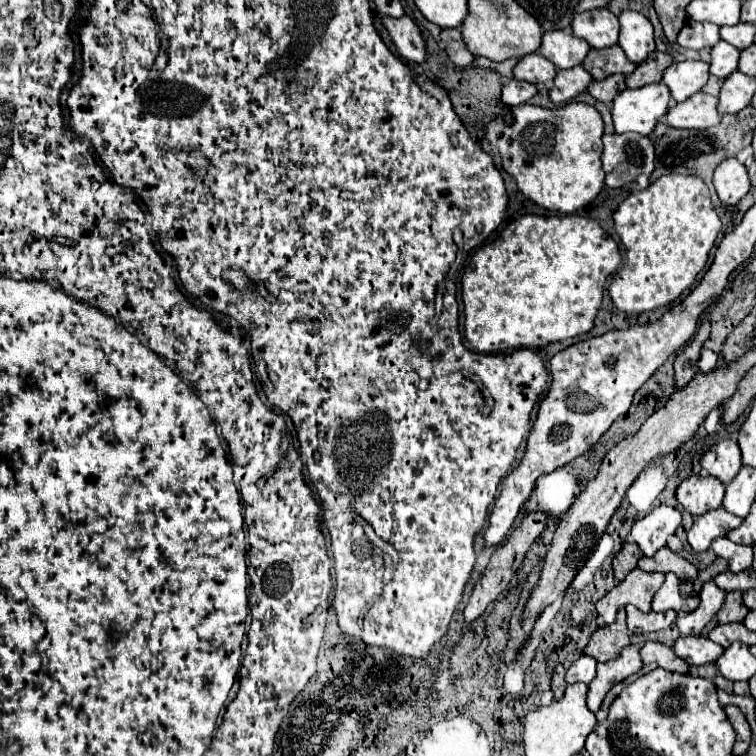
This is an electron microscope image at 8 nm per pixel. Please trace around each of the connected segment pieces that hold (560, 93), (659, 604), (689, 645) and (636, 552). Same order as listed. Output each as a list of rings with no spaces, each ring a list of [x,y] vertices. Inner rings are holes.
[[[582,65],[564,69],[564,71],[556,73],[554,87],[548,91],[548,95],[556,105],[560,105],[560,103],[570,101],[578,93],[584,93],[590,83],[592,83],[592,75]]]
[[[674,573],[666,575],[666,581],[660,585],[660,589],[654,593],[652,599],[652,611],[686,611],[686,599],[680,595],[680,581]]]
[[[678,637],[674,643],[674,653],[682,657],[688,665],[714,663],[724,649],[710,641],[708,637]]]
[[[626,539],[626,541],[622,543],[622,549],[620,549],[620,551],[614,555],[614,559],[612,559],[614,577],[616,577],[618,583],[624,581],[624,577],[626,577],[628,571],[636,569],[636,563],[638,563],[640,557],[644,557],[644,555],[640,553],[640,547],[638,547],[632,539]]]

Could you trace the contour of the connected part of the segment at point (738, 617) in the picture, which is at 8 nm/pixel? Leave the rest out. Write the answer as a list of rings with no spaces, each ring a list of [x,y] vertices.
[[[730,591],[726,593],[726,601],[722,609],[716,613],[716,617],[718,617],[718,623],[734,623],[734,621],[742,621],[746,613],[748,613],[748,607],[742,601],[742,593]]]

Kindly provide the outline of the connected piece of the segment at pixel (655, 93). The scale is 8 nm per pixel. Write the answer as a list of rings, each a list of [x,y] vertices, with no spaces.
[[[664,83],[644,85],[640,89],[624,89],[612,101],[614,131],[616,133],[630,133],[630,131],[634,131],[634,133],[640,133],[640,135],[648,135],[656,127],[658,119],[666,115],[668,107],[670,107],[670,93],[668,93],[668,87]]]

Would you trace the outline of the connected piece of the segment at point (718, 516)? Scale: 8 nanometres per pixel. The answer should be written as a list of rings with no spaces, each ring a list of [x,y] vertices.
[[[724,507],[712,509],[700,515],[698,519],[694,519],[692,529],[688,531],[688,543],[698,553],[706,551],[714,539],[724,537],[730,529],[740,525],[740,521],[742,521],[740,517],[728,513]]]

